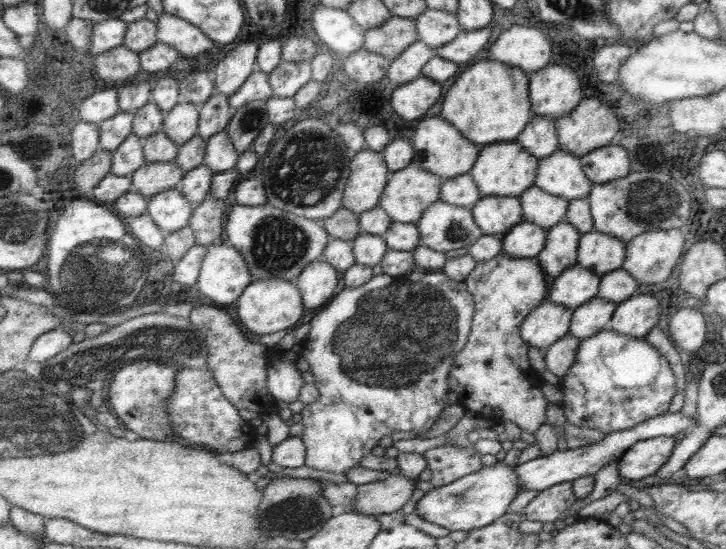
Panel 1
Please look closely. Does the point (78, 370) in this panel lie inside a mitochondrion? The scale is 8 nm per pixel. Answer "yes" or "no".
yes

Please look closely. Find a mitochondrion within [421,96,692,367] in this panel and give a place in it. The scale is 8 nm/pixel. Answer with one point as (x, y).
(642, 207)

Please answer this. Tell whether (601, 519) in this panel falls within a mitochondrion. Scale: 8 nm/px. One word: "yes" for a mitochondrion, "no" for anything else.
no

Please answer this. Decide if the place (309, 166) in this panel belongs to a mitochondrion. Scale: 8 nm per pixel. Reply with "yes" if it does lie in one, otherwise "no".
yes

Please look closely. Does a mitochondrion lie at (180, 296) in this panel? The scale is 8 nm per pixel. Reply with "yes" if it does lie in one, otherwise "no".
no

